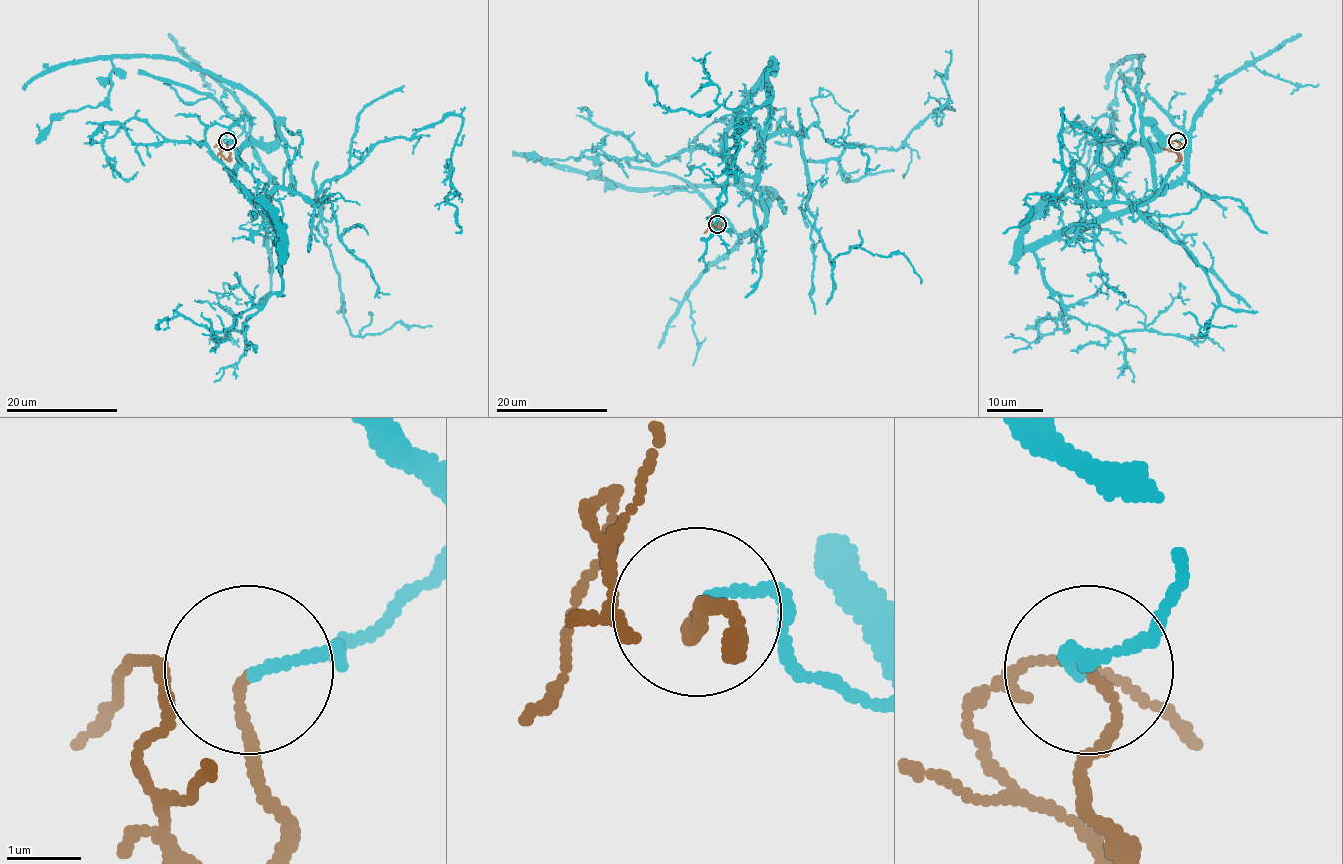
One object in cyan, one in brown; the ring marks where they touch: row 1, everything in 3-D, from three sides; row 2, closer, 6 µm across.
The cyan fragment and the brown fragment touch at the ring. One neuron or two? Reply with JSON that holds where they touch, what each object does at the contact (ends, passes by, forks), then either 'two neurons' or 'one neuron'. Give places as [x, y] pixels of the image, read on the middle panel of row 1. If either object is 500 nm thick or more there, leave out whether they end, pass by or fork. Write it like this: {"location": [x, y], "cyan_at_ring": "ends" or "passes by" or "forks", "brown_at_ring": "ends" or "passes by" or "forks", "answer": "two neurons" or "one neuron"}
{"location": [717, 224], "cyan_at_ring": "ends", "brown_at_ring": "ends", "answer": "one neuron"}

